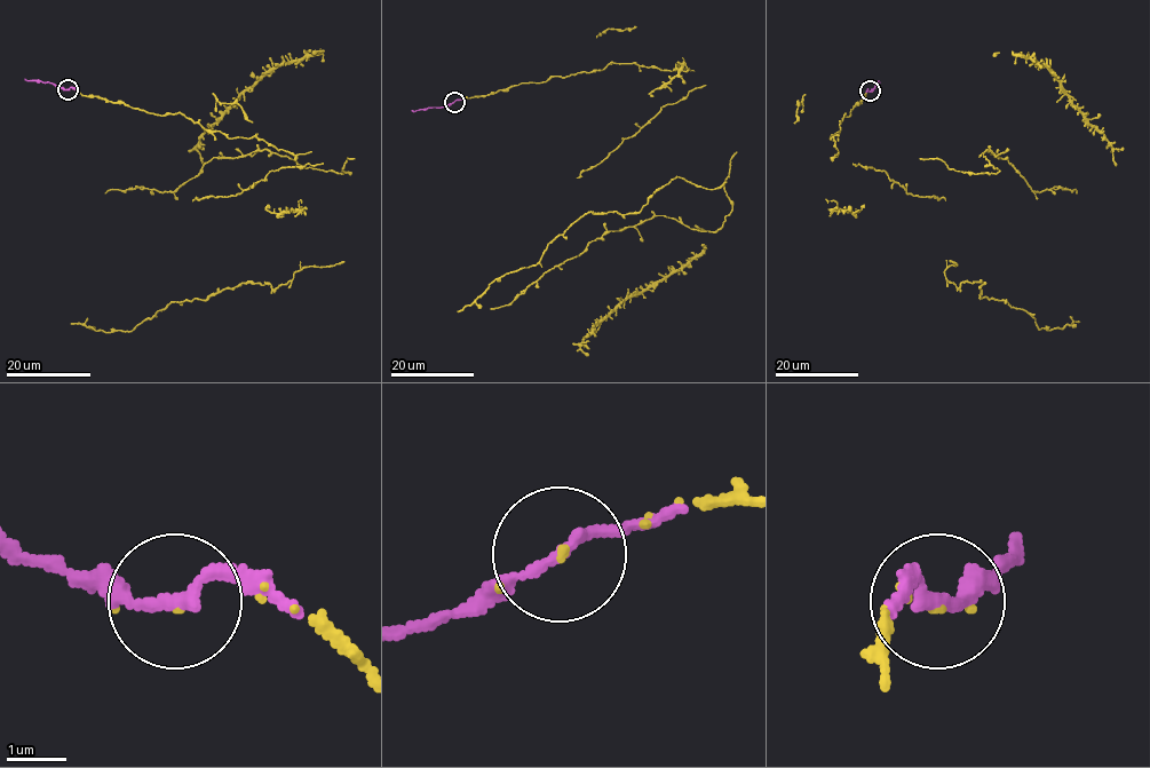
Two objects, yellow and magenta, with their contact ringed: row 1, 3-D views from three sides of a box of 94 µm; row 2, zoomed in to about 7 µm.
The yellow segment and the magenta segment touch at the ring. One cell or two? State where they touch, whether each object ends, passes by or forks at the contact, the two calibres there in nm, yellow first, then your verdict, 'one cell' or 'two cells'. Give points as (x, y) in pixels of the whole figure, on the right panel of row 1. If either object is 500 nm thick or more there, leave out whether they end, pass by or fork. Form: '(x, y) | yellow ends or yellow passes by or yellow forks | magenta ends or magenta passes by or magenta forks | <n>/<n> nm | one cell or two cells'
(870, 90) | yellow ends | magenta passes by | 60/190 nm | one cell

